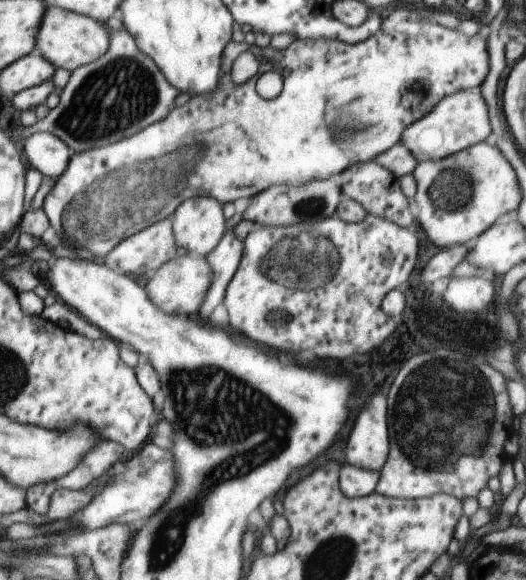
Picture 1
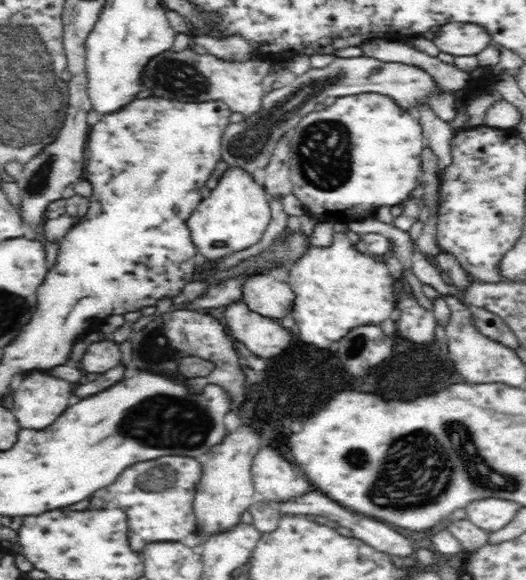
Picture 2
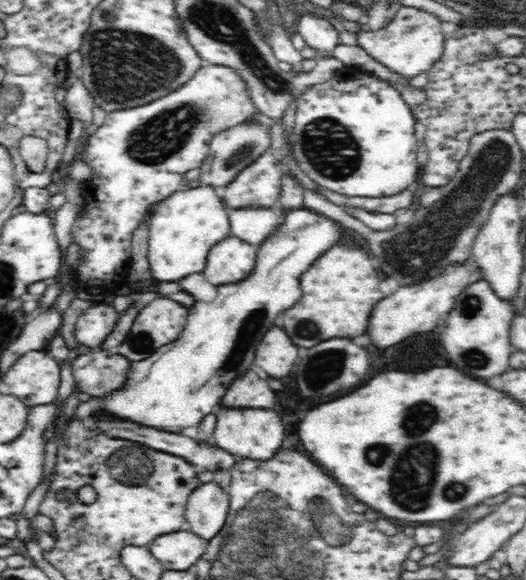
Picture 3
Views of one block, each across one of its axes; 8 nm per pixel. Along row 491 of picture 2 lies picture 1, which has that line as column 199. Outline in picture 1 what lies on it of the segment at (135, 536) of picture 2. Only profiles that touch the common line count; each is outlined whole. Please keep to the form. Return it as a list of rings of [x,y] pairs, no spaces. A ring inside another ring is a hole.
[[[397,8],[391,12],[381,22],[381,26],[377,33],[369,36],[366,40],[354,44],[348,44],[343,41],[318,39],[318,40],[295,40],[285,50],[277,51],[270,46],[266,48],[258,48],[254,44],[245,44],[233,42],[229,43],[223,53],[223,61],[220,63],[222,82],[213,95],[202,95],[189,99],[183,106],[175,108],[167,118],[149,126],[145,131],[139,132],[136,136],[129,139],[124,139],[121,142],[111,144],[102,148],[89,150],[81,153],[74,153],[73,159],[61,179],[57,179],[51,192],[45,196],[43,208],[47,217],[50,219],[51,232],[64,242],[62,251],[69,255],[75,254],[75,250],[88,250],[99,258],[109,256],[111,252],[122,241],[125,241],[131,236],[134,236],[140,231],[146,230],[153,224],[161,220],[172,217],[187,200],[197,199],[199,196],[207,195],[220,204],[233,203],[238,198],[246,199],[255,197],[258,193],[277,185],[288,185],[291,187],[304,186],[312,183],[314,179],[329,179],[331,176],[339,176],[348,167],[353,167],[355,164],[364,164],[366,161],[373,161],[377,156],[389,151],[389,148],[399,145],[403,140],[404,132],[409,126],[423,119],[442,99],[449,97],[449,94],[455,93],[455,88],[461,88],[465,91],[474,87],[479,87],[485,74],[487,74],[487,48],[485,48],[486,30],[482,30],[474,36],[464,36],[461,32],[455,29],[451,30],[444,26],[429,26],[423,23],[421,16],[416,10],[407,10],[407,8]],[[248,51],[258,63],[258,72],[251,76],[245,83],[235,85],[230,78],[230,71],[235,58]],[[267,70],[276,71],[282,79],[283,86],[281,93],[273,99],[261,99],[255,92],[254,85],[258,77]]]

